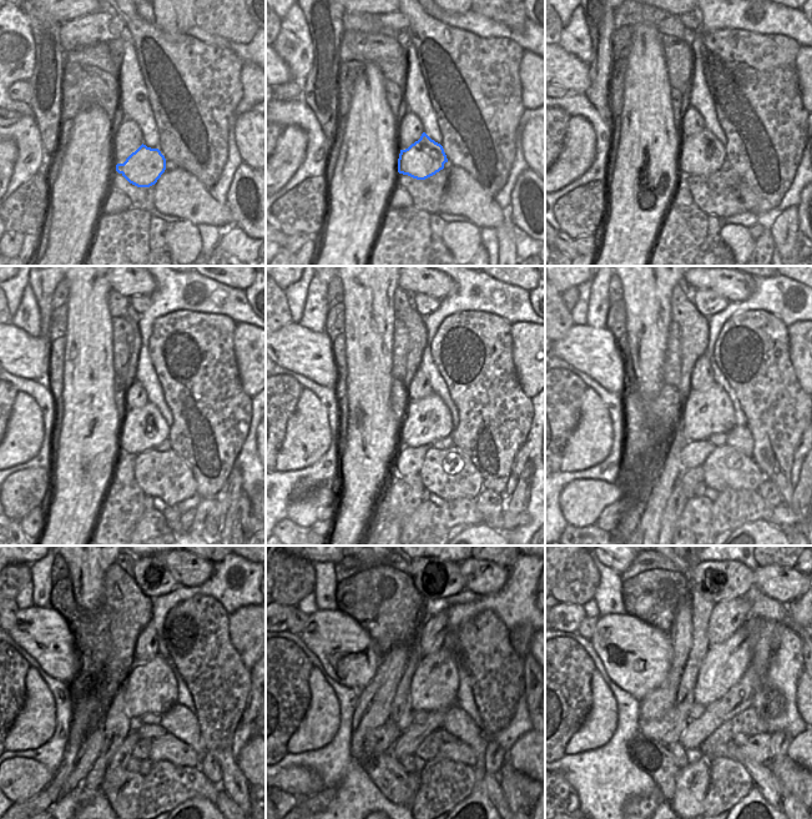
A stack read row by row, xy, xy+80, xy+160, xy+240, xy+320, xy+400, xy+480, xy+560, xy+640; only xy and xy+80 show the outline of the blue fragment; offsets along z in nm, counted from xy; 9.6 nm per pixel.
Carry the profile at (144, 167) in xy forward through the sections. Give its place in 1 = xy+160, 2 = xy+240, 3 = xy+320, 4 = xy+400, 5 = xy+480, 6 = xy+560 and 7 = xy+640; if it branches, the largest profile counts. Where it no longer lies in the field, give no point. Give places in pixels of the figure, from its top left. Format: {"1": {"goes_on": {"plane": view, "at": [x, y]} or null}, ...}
{"1": {"goes_on": {"plane": "xy+160", "at": [701, 154]}}, "2": {"goes_on": {"plane": "xy+240", "at": [144, 428]}}, "3": {"goes_on": {"plane": "xy+320", "at": [425, 421]}}, "4": {"goes_on": {"plane": "xy+400", "at": [701, 416]}}, "5": {"goes_on": {"plane": "xy+480", "at": [144, 693]}}, "6": {"goes_on": {"plane": "xy+560", "at": [428, 693]}}, "7": {"goes_on": {"plane": "xy+640", "at": [724, 656]}}}

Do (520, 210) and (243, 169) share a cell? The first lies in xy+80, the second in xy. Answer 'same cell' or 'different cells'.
same cell

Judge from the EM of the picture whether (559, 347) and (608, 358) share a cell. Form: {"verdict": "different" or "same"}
{"verdict": "same"}

